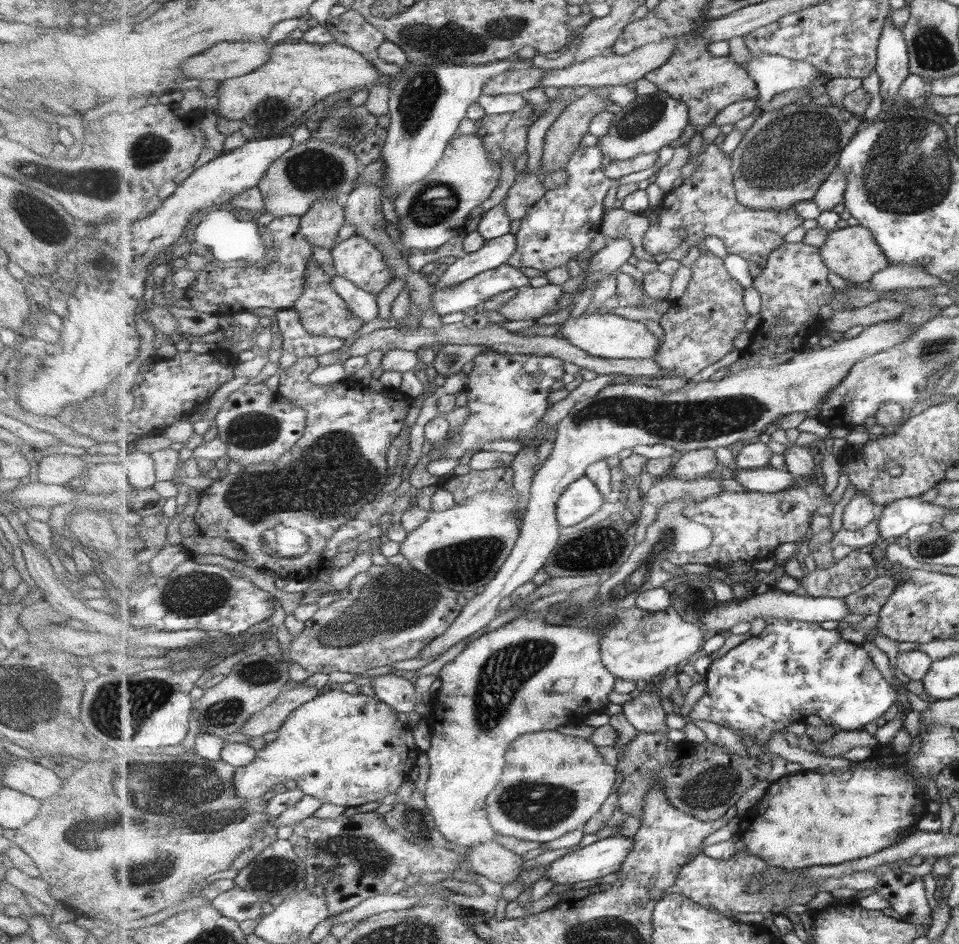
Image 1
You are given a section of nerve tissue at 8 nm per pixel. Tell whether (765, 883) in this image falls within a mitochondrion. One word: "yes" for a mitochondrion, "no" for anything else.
yes

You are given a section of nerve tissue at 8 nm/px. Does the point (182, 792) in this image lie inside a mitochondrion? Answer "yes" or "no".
yes

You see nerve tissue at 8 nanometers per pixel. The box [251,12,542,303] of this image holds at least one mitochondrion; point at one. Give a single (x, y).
(458, 40)

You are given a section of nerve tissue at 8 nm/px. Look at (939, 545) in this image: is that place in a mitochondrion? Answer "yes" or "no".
yes

